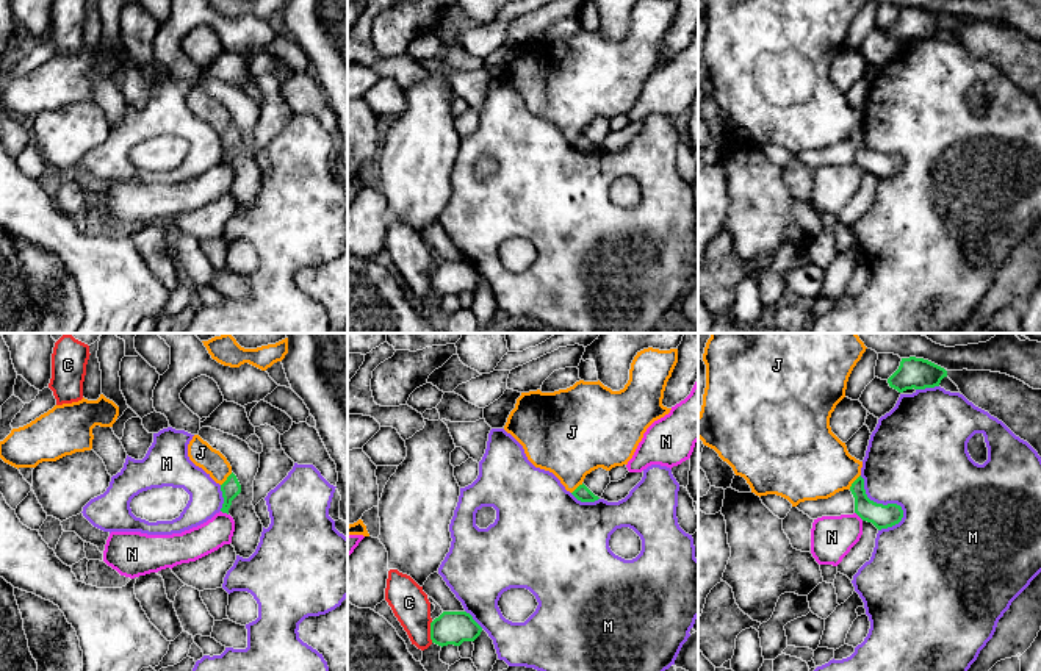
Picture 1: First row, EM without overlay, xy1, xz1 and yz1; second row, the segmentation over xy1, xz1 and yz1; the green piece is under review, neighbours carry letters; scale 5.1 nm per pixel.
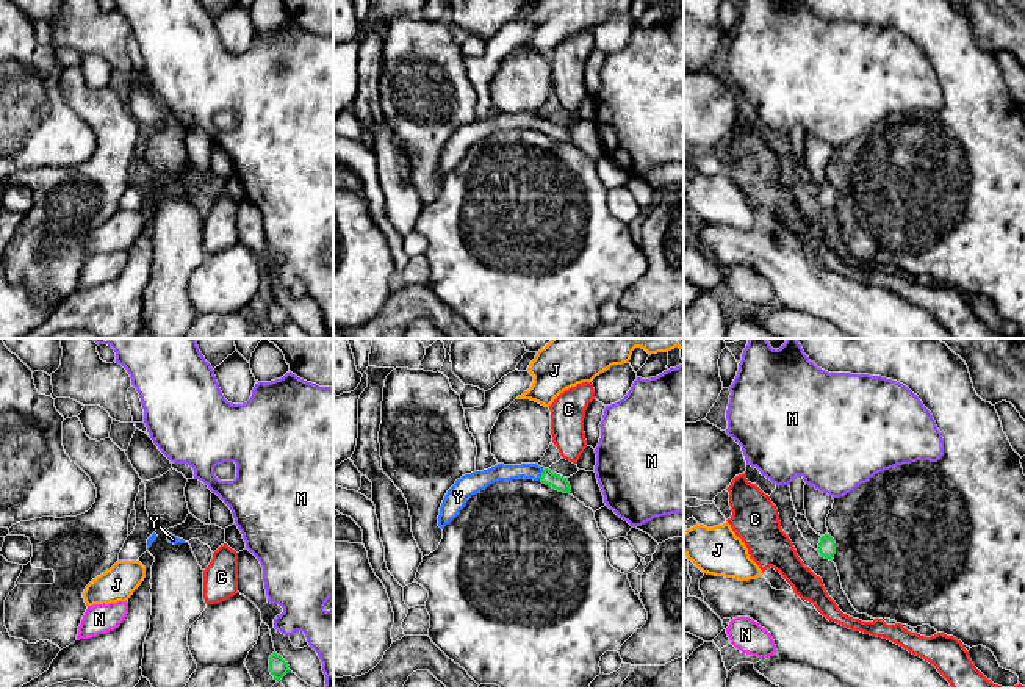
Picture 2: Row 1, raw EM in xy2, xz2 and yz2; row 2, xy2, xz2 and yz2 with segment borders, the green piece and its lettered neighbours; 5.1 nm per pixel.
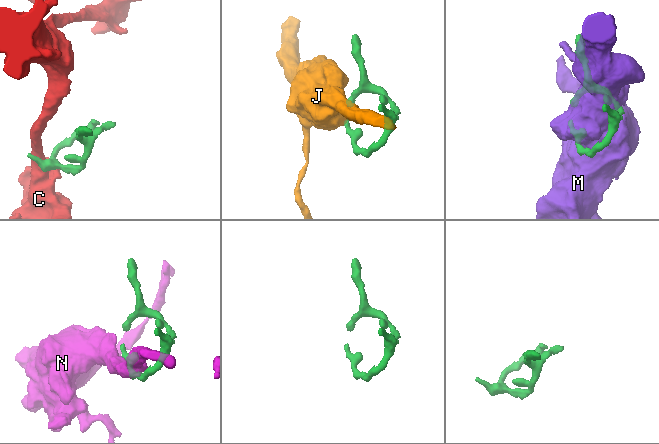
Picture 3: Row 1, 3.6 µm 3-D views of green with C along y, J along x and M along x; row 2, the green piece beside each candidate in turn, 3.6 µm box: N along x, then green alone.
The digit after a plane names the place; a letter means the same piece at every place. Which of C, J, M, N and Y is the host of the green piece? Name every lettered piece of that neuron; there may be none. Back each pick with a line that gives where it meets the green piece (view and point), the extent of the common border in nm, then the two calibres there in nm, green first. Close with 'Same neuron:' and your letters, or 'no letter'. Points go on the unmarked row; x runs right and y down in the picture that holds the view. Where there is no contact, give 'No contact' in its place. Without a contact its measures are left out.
Y: Touches green at xz2 (542, 124). Shared border 70 nm. Thickness 80 nm (green) against 90 nm
Same neuron: Y

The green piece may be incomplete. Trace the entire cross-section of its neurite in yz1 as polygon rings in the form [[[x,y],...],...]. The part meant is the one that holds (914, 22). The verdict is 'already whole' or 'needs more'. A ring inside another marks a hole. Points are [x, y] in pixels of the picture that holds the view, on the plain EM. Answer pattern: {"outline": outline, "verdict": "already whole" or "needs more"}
{"outline": [[[902,8],[899,19],[888,28],[891,38],[903,42],[906,39],[925,39],[939,36],[947,20],[924,8]]], "verdict": "already whole"}

